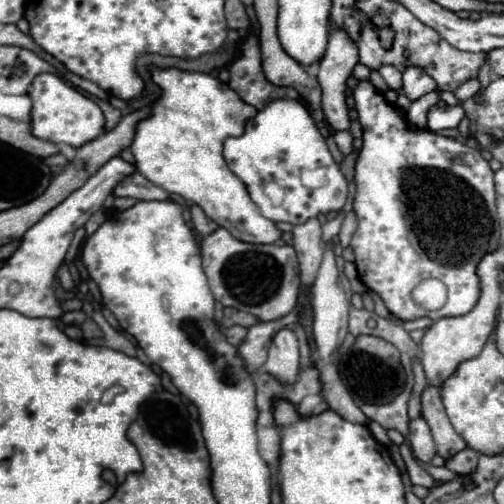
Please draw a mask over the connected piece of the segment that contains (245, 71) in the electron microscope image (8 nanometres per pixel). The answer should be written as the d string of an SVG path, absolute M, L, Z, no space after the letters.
M256 37L246 39L242 55L228 67L228 71L230 71L230 87L240 95L240 99L254 105L258 111L276 99L300 99L292 87L282 89L264 79L260 67L260 47Z

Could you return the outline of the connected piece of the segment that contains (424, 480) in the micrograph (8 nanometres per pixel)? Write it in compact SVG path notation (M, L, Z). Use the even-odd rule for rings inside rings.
M402 443L402 445L400 445L400 451L402 451L402 457L404 457L404 461L406 461L410 481L412 481L414 485L422 485L422 487L428 487L428 489L430 489L430 487L436 487L436 485L442 485L442 481L436 481L434 477L430 477L430 475L416 463L416 459L410 455L408 443Z

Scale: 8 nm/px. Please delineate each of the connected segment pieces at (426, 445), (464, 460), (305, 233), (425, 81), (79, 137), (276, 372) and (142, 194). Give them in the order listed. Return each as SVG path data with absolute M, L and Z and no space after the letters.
M416 417L410 421L410 447L414 457L422 463L428 463L436 455L432 433L424 417Z
M464 449L460 453L456 453L448 463L446 467L458 475L472 475L478 467L478 453L472 451L472 449Z
M308 219L306 223L294 225L294 249L300 261L300 277L304 285L312 285L316 271L320 267L320 259L324 255L322 249L322 225L318 219Z
M408 67L404 71L404 83L402 83L402 93L410 99L410 101L416 101L420 99L422 95L426 93L438 93L438 85L432 83L432 77L428 77L424 71L420 71L420 67Z
M53 73L38 75L28 95L32 97L32 133L44 141L66 143L72 147L82 147L84 143L96 139L104 131L104 113L102 109L74 87L70 87L61 76Z
M280 329L276 333L268 351L268 361L264 363L264 371L276 377L280 383L296 383L300 373L300 351L294 331Z
M138 171L132 173L130 177L126 177L122 183L118 183L114 193L118 197L132 197L138 201L166 201L166 199L170 199L170 195L162 187L154 185Z

